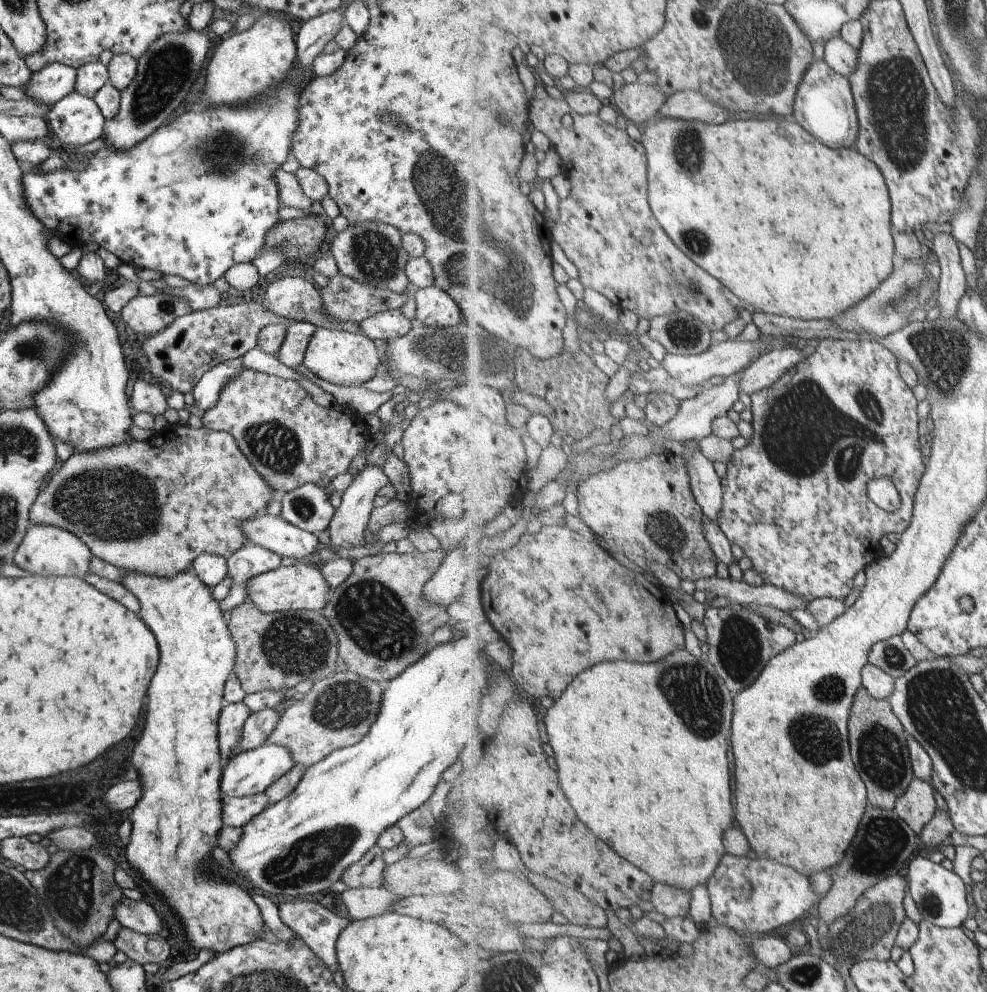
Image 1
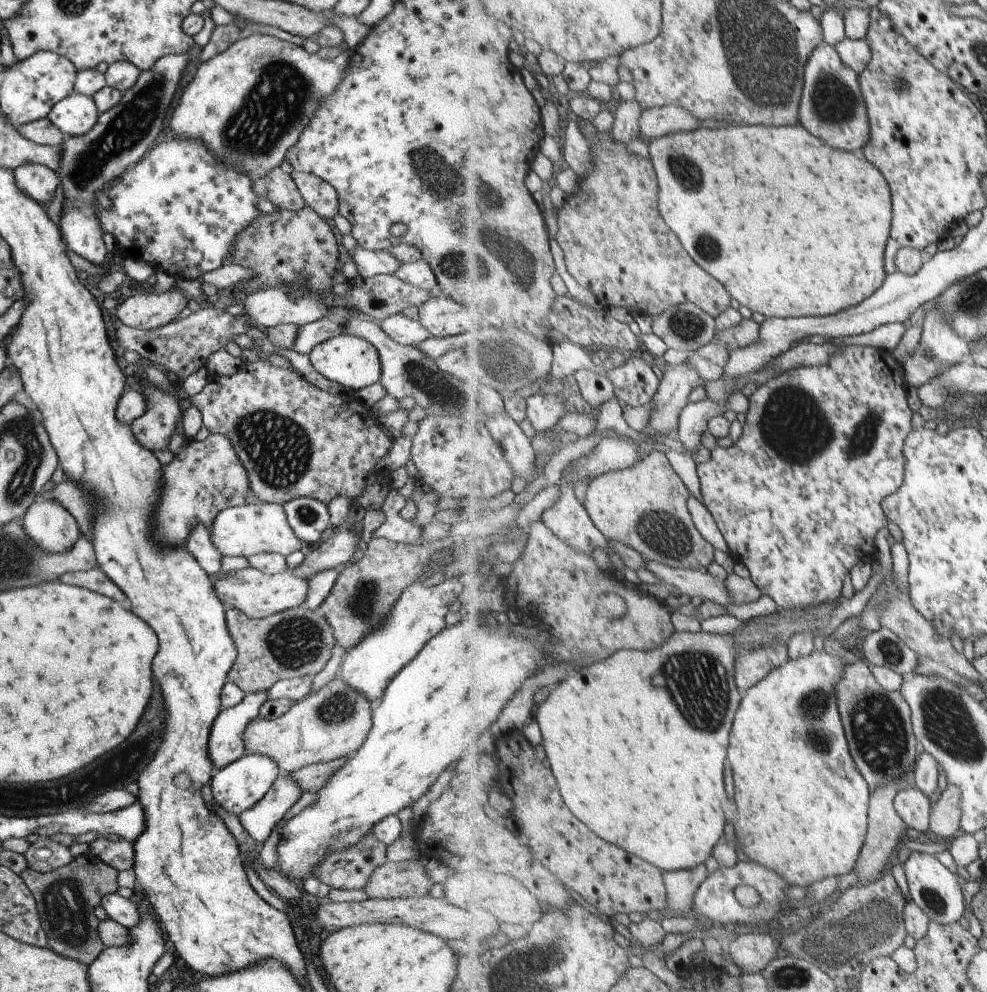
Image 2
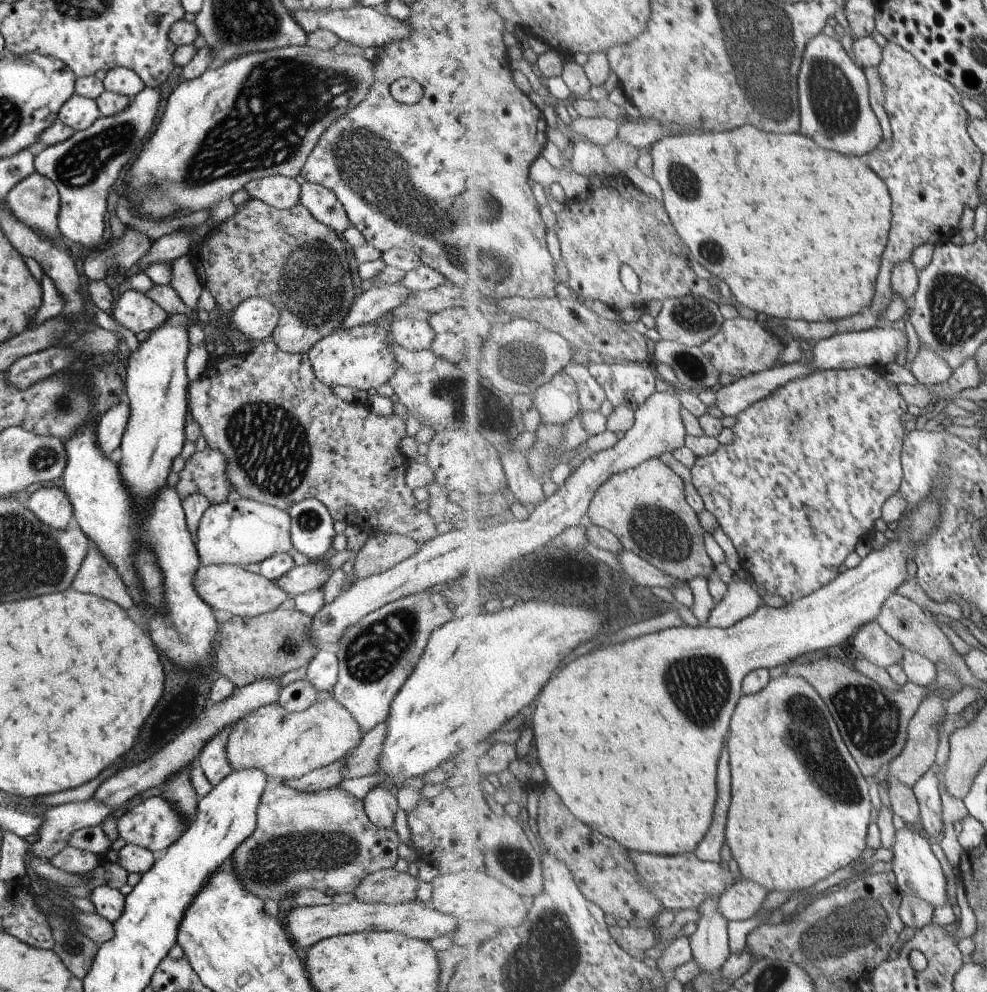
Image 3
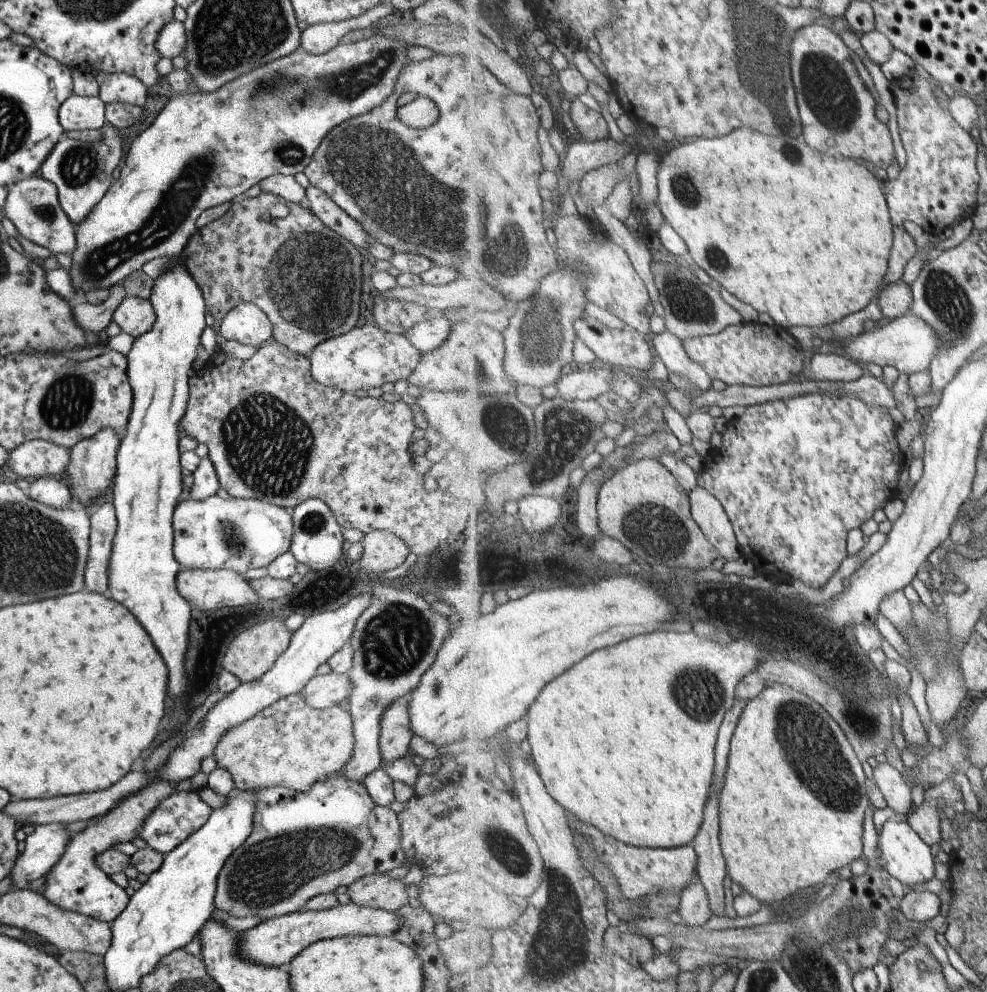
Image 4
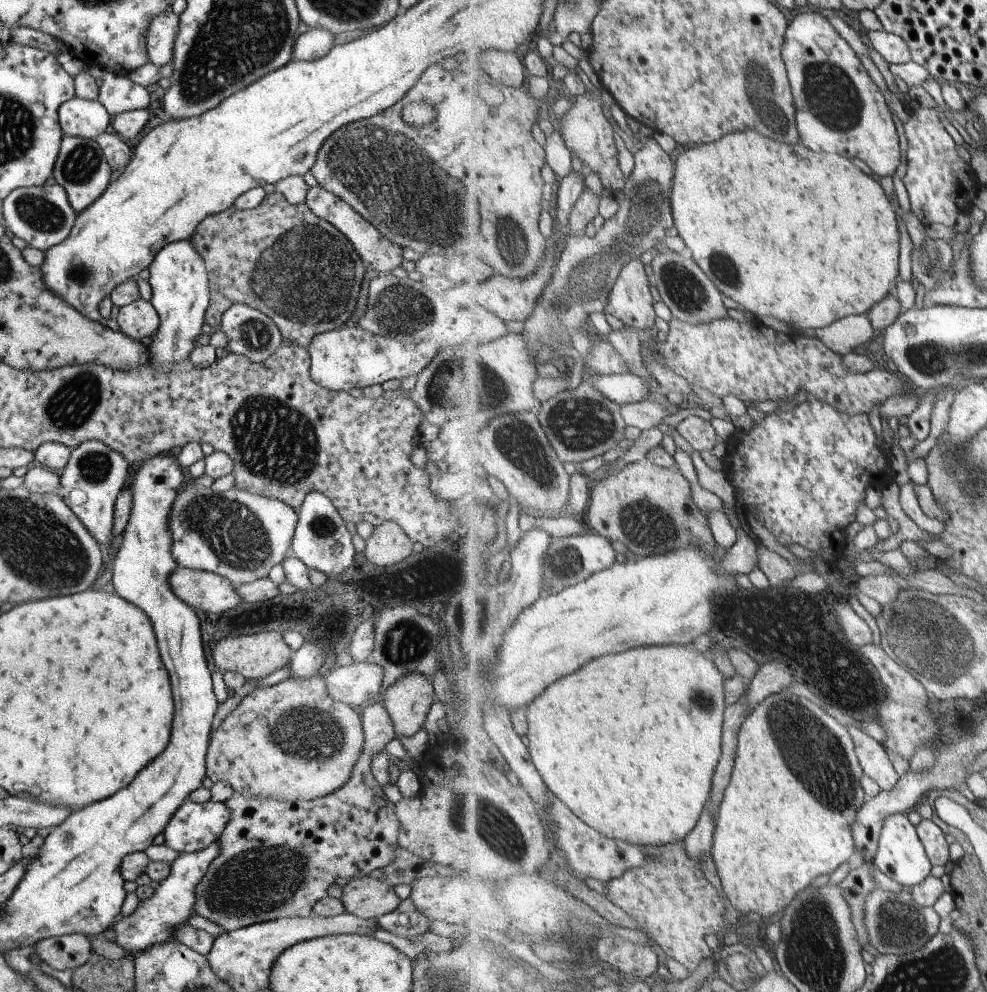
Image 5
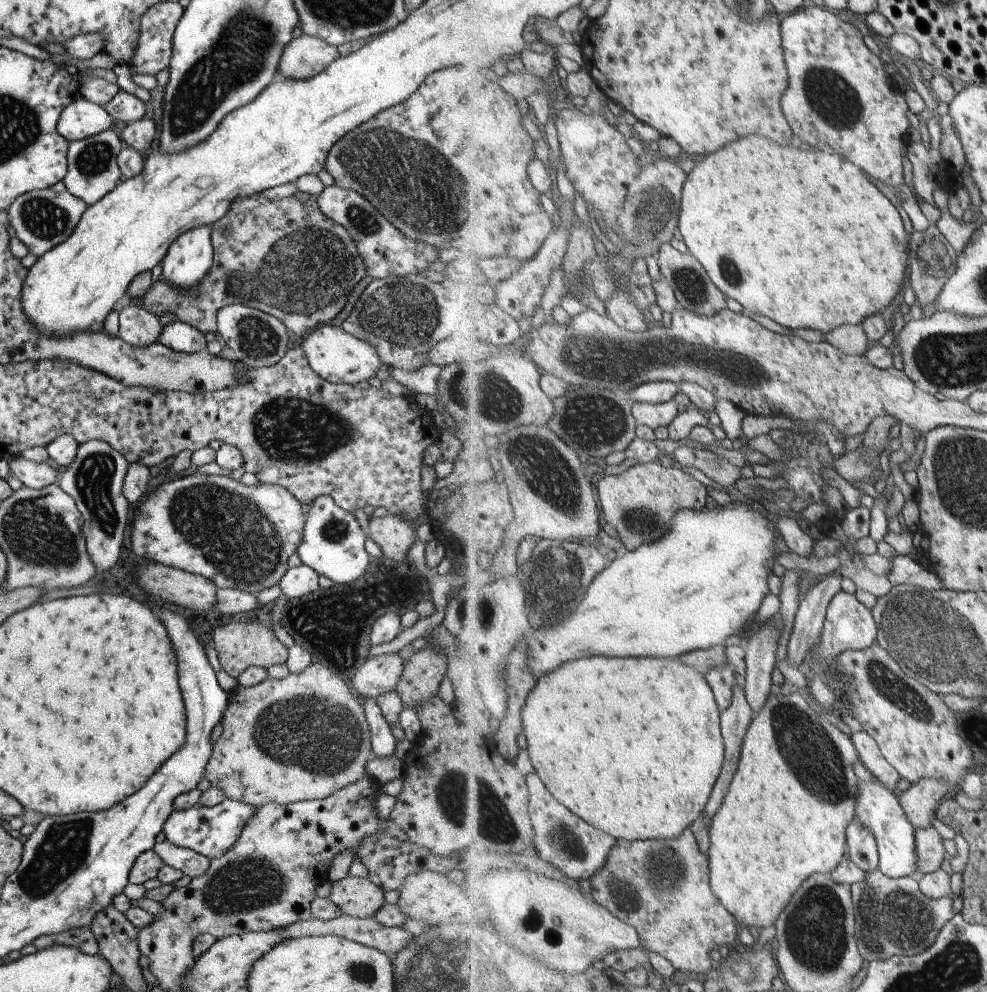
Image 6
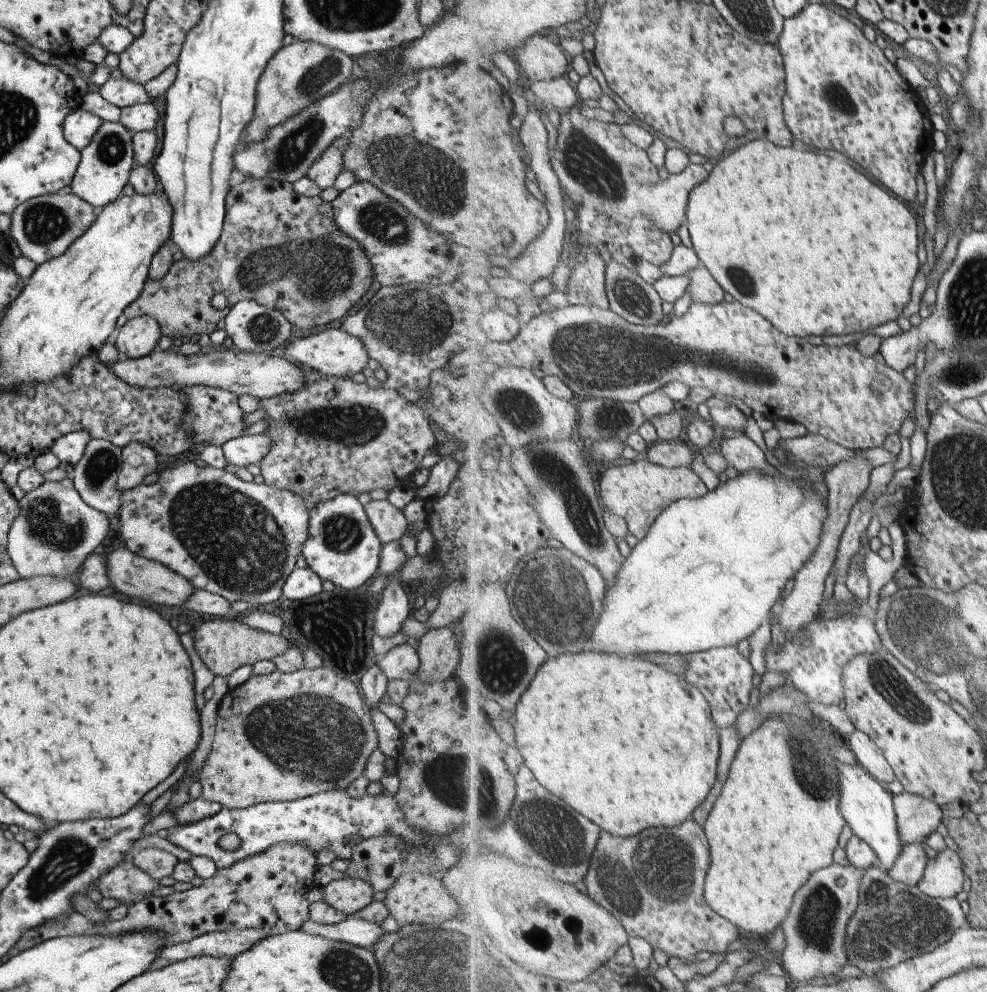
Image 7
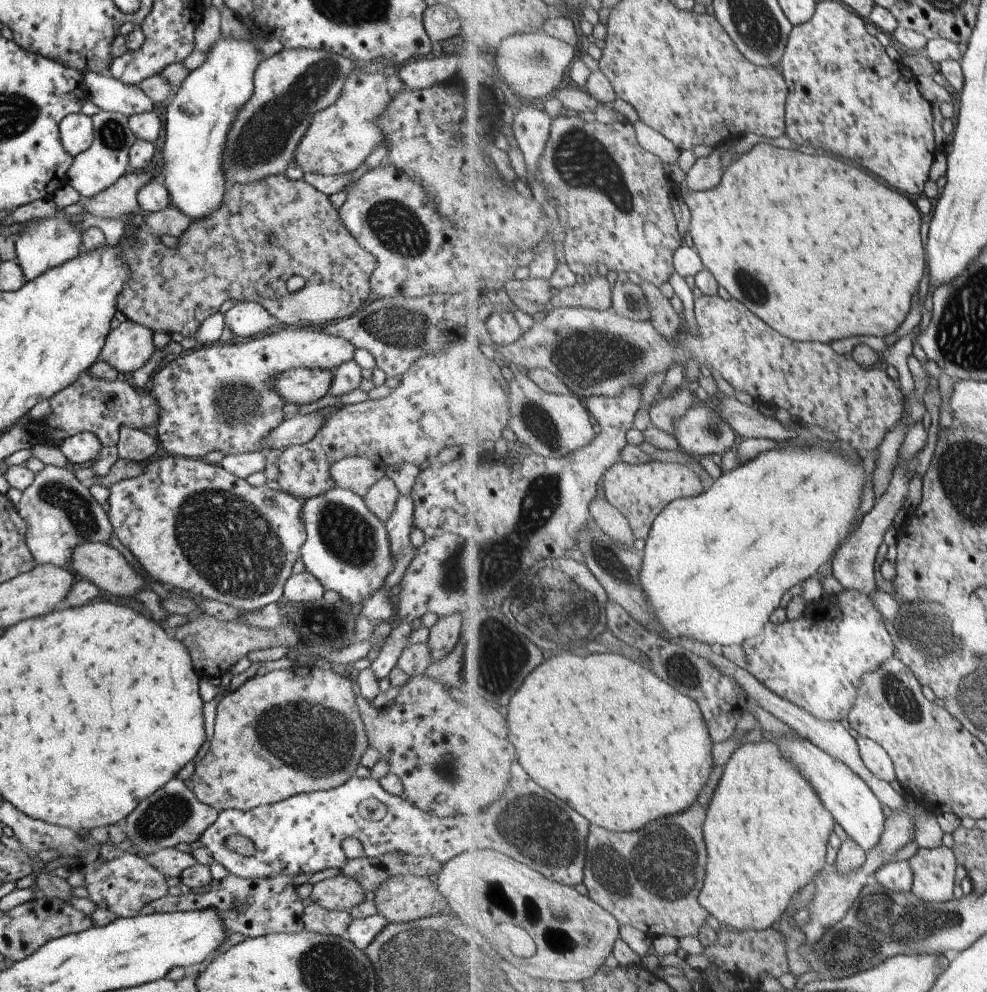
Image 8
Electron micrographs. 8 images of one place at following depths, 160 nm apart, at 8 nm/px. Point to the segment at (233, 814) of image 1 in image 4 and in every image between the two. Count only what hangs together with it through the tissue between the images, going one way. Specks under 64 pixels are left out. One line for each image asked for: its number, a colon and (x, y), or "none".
2: (258, 821)
3: (327, 777)
4: (395, 639)

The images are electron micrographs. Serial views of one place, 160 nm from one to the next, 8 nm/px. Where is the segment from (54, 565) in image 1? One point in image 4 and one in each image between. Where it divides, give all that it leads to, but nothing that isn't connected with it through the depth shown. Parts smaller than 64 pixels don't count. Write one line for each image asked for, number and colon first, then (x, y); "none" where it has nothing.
2: (47, 523)
3: (49, 504)
4: (47, 491)

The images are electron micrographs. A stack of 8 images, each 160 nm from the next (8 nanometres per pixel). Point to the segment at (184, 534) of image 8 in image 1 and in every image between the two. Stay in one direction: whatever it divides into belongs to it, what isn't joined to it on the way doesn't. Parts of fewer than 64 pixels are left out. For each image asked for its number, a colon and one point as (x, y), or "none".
1: (273, 533)
2: (249, 529)
3: (240, 532)
4: (239, 534)
5: (239, 535)
6: (239, 537)
7: (239, 540)

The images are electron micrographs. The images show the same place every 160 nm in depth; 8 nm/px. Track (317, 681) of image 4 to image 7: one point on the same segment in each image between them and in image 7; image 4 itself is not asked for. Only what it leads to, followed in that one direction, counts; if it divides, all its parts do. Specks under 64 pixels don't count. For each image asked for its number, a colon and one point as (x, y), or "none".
5: (360, 682)
6: (379, 674)
7: (401, 661)

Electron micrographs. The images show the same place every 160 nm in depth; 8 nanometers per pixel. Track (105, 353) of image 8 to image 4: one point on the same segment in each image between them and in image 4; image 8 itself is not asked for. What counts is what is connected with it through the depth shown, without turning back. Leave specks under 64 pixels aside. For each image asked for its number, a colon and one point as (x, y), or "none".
4: (134, 316)
5: (137, 320)
6: (137, 327)
7: (138, 336)

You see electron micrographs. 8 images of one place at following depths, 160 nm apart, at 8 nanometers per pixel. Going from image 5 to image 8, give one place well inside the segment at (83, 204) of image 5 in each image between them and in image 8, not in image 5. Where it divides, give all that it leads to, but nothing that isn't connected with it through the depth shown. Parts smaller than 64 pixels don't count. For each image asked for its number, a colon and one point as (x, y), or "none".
6: (92, 171)
7: (103, 168)
8: (106, 158)

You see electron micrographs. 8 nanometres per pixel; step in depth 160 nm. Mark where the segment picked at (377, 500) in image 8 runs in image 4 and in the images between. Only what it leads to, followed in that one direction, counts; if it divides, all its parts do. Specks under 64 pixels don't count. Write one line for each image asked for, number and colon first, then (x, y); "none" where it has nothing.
4: (382, 550)
5: (387, 544)
6: (393, 535)
7: (389, 524)

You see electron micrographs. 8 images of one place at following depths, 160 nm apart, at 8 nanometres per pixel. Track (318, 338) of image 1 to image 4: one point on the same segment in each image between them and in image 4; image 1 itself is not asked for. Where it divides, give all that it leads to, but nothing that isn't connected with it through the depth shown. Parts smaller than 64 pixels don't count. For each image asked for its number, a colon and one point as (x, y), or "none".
2: (346, 359)
3: (361, 356)
4: (365, 357)

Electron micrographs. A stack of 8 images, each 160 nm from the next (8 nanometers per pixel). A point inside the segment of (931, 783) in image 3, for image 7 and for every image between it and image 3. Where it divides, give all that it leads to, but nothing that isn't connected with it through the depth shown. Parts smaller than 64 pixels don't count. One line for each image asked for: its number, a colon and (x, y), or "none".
4: (924, 819)
5: (933, 838)
6: (930, 847)
7: (910, 867)

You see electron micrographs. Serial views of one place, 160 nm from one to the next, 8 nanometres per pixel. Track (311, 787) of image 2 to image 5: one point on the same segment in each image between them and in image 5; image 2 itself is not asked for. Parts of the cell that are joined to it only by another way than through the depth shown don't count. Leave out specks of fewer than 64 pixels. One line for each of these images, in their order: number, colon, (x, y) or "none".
3: (363, 760)
4: (394, 734)
5: (406, 700)

